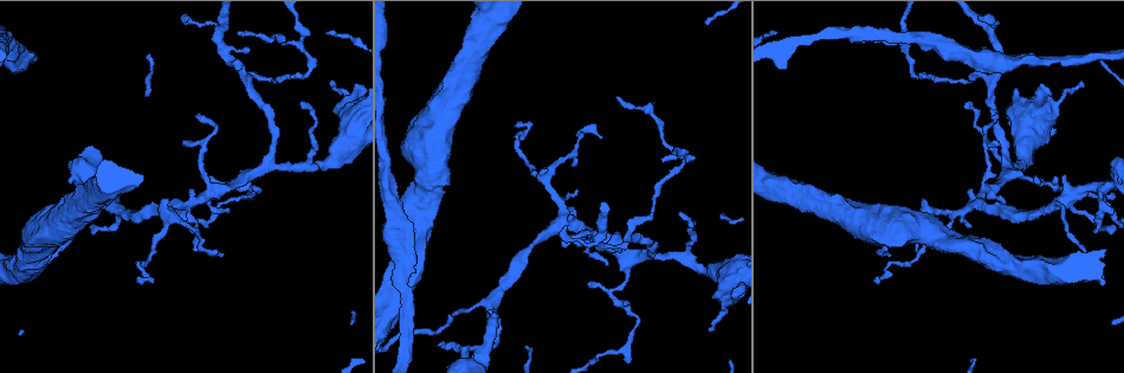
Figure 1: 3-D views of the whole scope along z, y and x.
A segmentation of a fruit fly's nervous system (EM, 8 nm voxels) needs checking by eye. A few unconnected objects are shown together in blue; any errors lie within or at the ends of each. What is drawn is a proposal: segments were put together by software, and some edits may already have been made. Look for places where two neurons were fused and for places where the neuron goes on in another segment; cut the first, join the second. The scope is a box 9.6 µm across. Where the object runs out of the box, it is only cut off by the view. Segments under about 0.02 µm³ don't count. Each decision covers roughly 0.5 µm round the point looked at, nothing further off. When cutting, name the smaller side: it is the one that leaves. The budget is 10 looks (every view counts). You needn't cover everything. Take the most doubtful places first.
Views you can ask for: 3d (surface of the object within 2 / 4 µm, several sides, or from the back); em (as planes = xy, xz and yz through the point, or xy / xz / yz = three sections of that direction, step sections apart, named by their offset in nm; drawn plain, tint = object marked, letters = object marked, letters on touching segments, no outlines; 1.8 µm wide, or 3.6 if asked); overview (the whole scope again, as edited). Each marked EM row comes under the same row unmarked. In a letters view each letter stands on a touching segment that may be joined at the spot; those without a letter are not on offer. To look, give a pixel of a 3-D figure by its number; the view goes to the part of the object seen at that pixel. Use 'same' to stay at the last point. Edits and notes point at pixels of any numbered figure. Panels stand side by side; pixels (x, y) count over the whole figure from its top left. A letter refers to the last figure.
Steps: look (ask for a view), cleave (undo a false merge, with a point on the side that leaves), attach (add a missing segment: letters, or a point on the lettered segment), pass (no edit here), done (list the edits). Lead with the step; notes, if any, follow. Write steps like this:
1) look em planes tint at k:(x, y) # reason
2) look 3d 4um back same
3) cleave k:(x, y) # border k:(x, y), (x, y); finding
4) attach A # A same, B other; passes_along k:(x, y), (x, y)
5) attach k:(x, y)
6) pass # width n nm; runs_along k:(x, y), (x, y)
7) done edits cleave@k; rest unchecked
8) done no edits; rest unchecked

look em planes letters at 1:(489, 303) # three arms meet

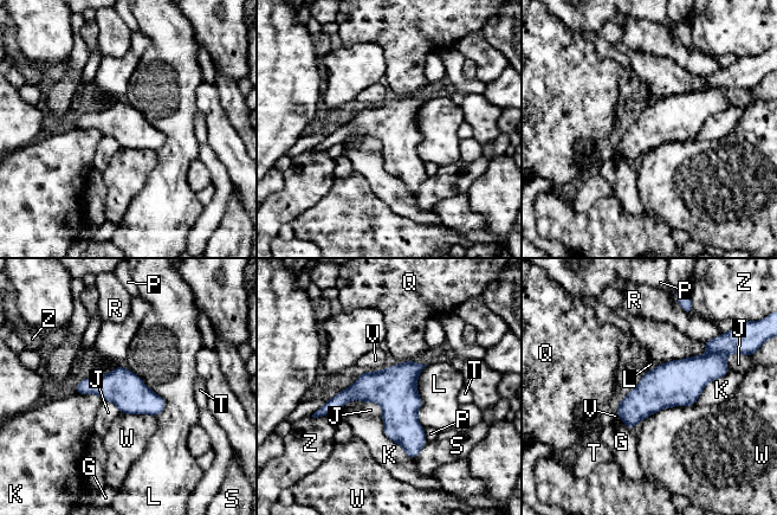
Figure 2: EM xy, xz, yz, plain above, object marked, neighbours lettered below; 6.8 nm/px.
pass # width 240 nm; longest_contact L 440 nm; G other, J other, K other, L other, P other, Q other, R other, S other, T other, V other, W other, Z other; all the same neuron

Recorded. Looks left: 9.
look em planes letters at 1:(565, 219) # sharp bend

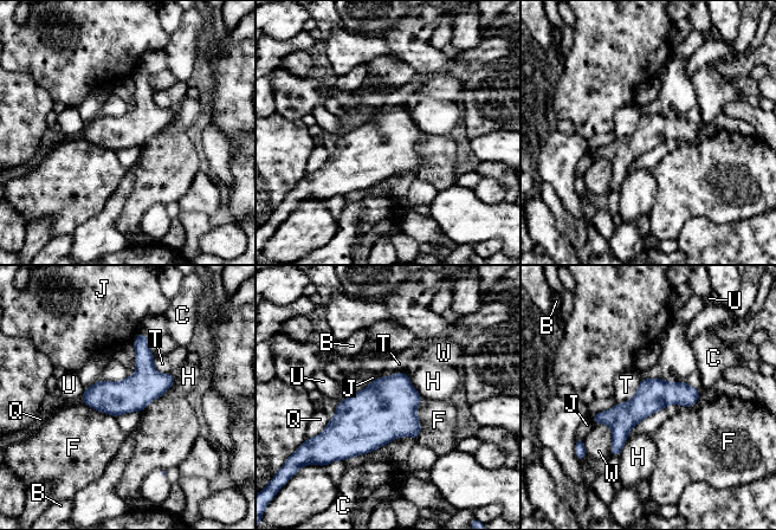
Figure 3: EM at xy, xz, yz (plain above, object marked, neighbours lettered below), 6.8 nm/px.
pass # longest_contact F 300 nm; B other, C other, F other, H other, J other, Q other, T other, U other, W other; continuous, no second neuron

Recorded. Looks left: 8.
look em 3.6um yz step 4 letters at 1:(390, 341) # three arms meet

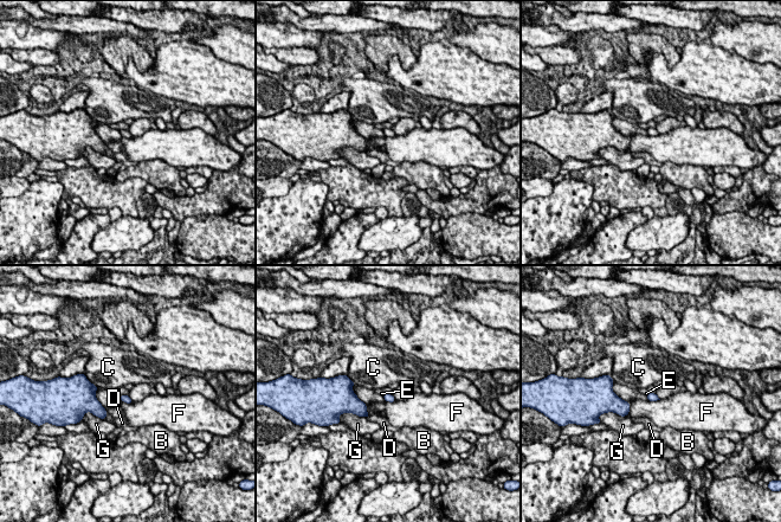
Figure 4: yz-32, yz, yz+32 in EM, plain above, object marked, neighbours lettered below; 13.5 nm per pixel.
look em 3.6um planes letters same

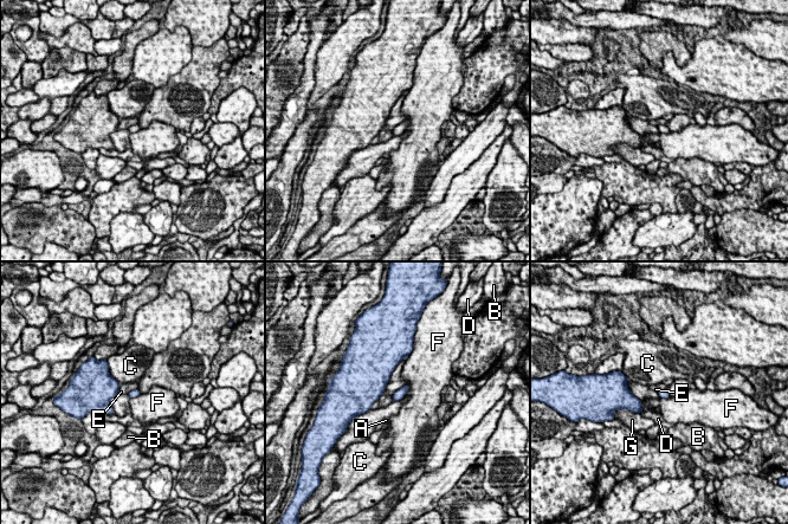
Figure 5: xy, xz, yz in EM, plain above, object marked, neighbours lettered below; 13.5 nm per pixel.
pass # A other, B other, C other, D other, E other, F other, G other; one neuron here

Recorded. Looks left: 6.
look 3d 4um back at 1:(300, 45) # three-way junction

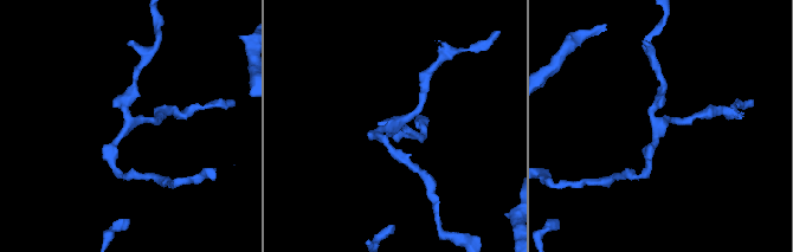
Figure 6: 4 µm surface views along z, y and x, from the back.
look em planes tint at 6:(395, 126) # arms 3; need the tissue

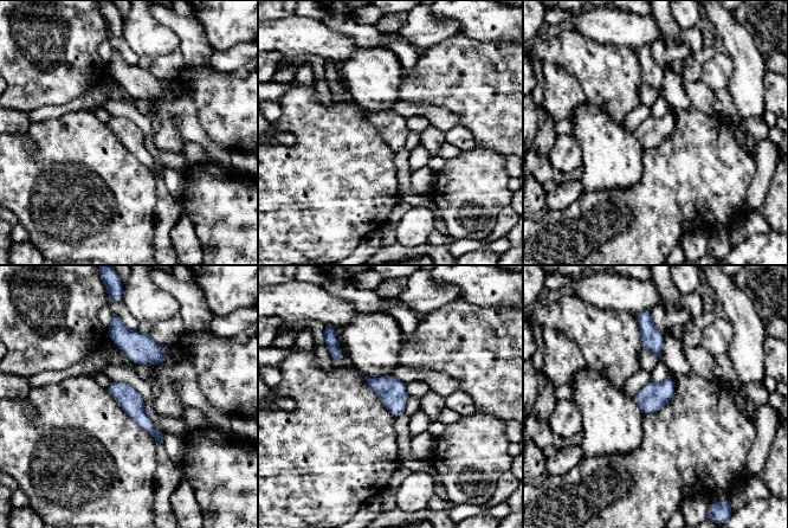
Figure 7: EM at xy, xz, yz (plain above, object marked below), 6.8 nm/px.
look em planes letters same

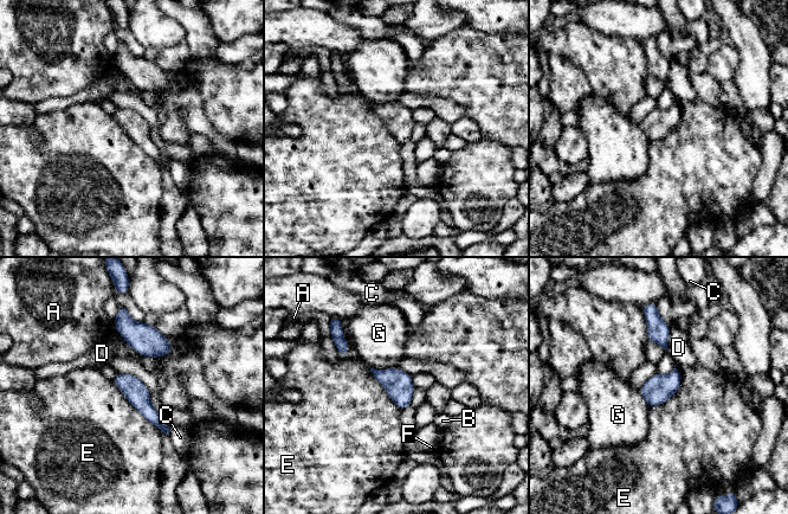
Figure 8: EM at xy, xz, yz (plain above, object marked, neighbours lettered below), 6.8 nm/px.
pass # A other, B other, C other, D other, E other, F other, G other; runs_along 8:(120, 377), (166, 430); one neuron here

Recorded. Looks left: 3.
done no edits; rest unchecked

